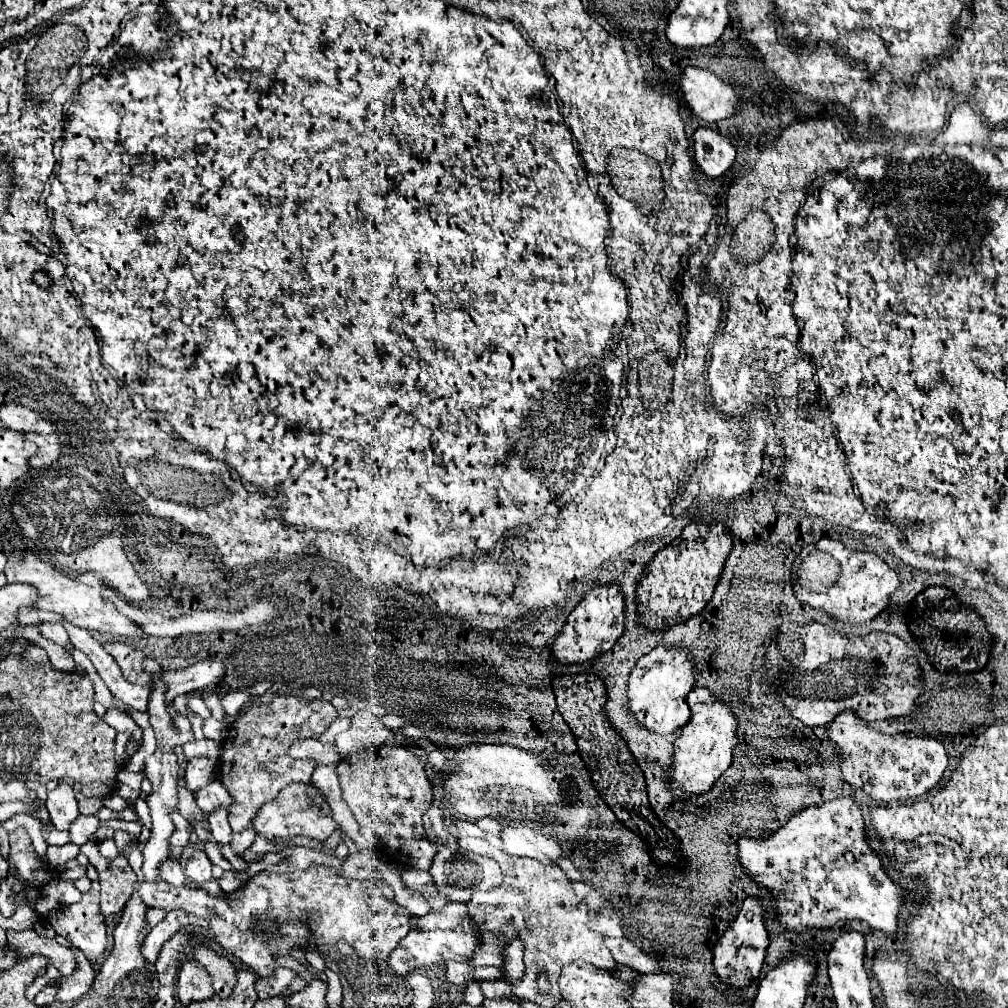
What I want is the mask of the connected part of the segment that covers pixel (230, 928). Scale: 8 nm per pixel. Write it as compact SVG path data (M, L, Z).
M287 858L269 866L265 872L255 874L233 894L223 892L221 898L211 898L207 890L195 890L189 886L143 882L141 900L147 906L159 906L165 910L181 908L205 918L209 922L209 936L225 952L251 968L257 976L271 978L279 968L275 956L291 956L293 950L319 952L325 956L339 940L343 940L359 954L387 956L399 946L411 930L409 912L423 916L431 908L423 898L410 897L409 891L402 885L397 866L382 858L377 871L393 890L395 900L385 898L373 882L339 876L337 868L327 868L323 864L311 864L305 870L295 870Z

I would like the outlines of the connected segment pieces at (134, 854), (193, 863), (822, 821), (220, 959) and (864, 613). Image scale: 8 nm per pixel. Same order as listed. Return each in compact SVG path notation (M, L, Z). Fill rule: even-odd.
M115 832L113 834L113 840L115 840L119 852L129 860L129 864L133 866L133 870L139 874L139 868L143 864L143 854L139 850L139 844L141 844L139 838L135 838L129 832Z
M195 852L189 862L187 862L187 868L185 868L185 876L193 882L207 882L211 880L211 860L207 858L205 852Z
M841 796L817 806L803 808L767 840L741 838L737 856L743 870L755 882L771 890L771 896L777 900L777 920L789 930L801 932L807 928L829 928L837 920L859 918L885 934L897 934L897 916L905 904L905 892L895 880L891 880L881 864L881 856L871 848L863 814L859 812L853 796ZM847 850L855 856L855 864L845 862L843 854Z
M195 946L191 960L193 958L213 976L213 988L217 996L229 998L237 984L237 970L233 968L233 964L225 956L219 956L207 946Z
M828 537L819 540L816 543L816 549L827 554L833 554L833 558L837 558L841 562L841 576L837 578L833 588L829 588L829 592L825 592L825 594L817 594L811 590L797 588L797 598L803 604L809 604L813 608L821 608L827 614L845 620L847 624L863 624L863 622L869 622L871 618L879 616L889 606L889 598L901 588L899 574L893 568L889 568L873 552L851 550L843 542Z

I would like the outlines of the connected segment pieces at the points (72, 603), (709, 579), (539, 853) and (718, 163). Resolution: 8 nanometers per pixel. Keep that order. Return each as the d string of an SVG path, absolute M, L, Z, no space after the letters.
M15 550L15 552L9 554L5 574L7 574L7 582L33 584L39 590L37 606L41 610L61 614L63 618L67 618L67 622L73 622L75 626L81 626L81 628L91 630L91 632L107 632L107 634L113 634L113 636L147 638L147 634L141 630L139 624L135 624L127 616L119 614L117 608L113 606L113 602L103 596L103 590L107 586L93 574L83 574L79 578L69 578L69 576L57 572L53 566L39 560L33 552L27 552L27 550Z
M689 524L685 526L679 540L673 540L645 568L645 576L637 588L637 612L645 626L665 630L675 624L683 624L693 614L701 612L721 578L725 560L731 550L731 532L725 524Z
M505 826L501 832L501 840L503 850L511 856L527 856L539 862L555 862L559 858L569 858L557 840L543 836L531 828Z
M697 128L693 134L693 156L697 166L709 176L717 178L731 168L735 160L735 148L729 138L711 128Z

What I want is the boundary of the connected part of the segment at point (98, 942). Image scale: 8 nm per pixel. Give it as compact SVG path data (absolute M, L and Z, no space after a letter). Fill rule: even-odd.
M99 880L91 884L91 890L79 902L61 910L61 914L53 914L49 924L59 936L81 948L91 962L99 958L107 946L107 926L99 912Z

